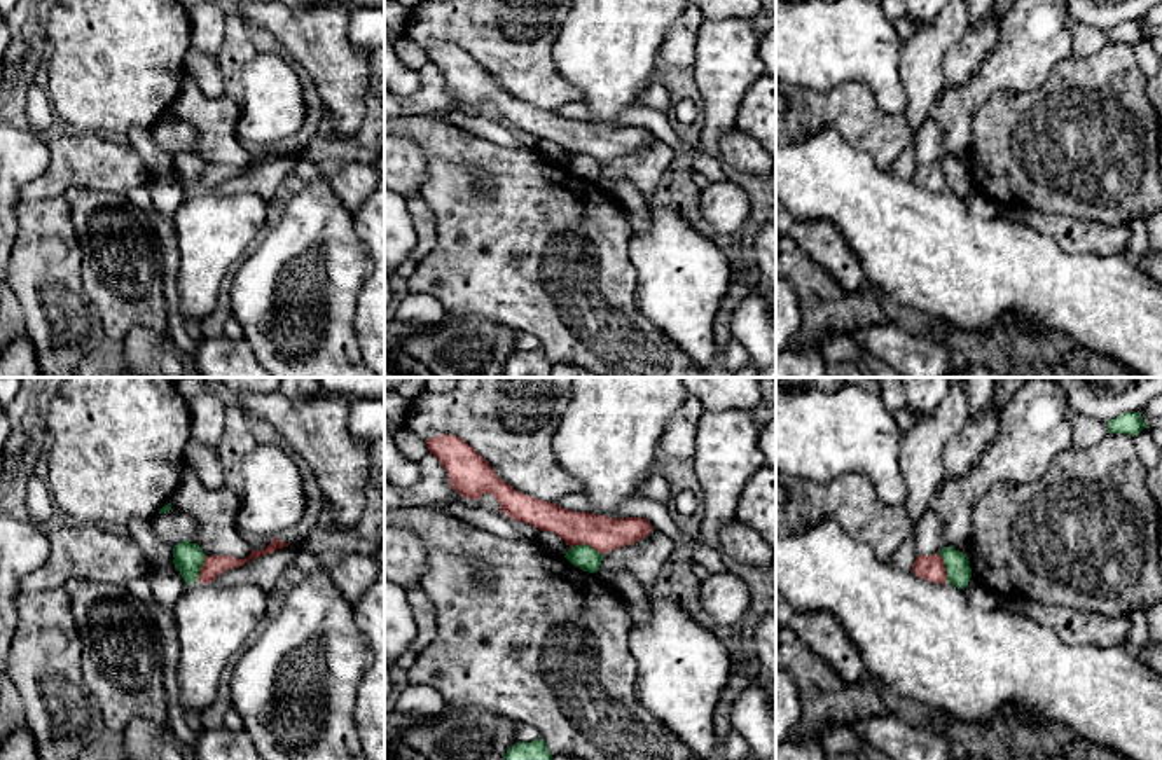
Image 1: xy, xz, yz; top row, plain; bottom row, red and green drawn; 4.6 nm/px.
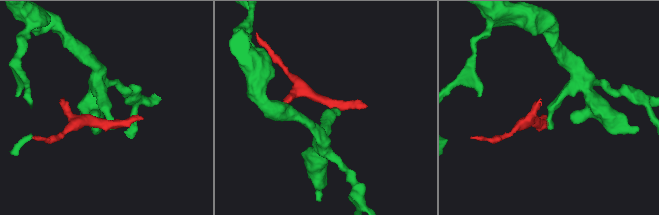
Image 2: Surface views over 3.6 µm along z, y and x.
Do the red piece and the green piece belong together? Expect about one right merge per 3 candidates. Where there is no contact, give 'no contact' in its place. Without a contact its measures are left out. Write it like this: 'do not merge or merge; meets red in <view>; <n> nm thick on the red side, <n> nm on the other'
do not merge; meets red in xz; 160 nm thick on the red side, 110 nm on the other

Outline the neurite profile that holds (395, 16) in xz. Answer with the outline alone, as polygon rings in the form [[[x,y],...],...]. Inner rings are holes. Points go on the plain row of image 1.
[[[398,2],[384,3],[384,28],[395,35],[404,35],[407,28],[411,10],[400,5]]]

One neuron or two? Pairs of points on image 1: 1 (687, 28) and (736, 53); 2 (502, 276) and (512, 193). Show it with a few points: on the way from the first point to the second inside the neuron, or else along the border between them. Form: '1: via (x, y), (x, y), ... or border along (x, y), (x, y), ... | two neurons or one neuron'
1: border along (705, 21), (698, 32), (696, 62), (692, 65) | two neurons
2: via (504, 255), (512, 245), (512, 214) | one neuron

